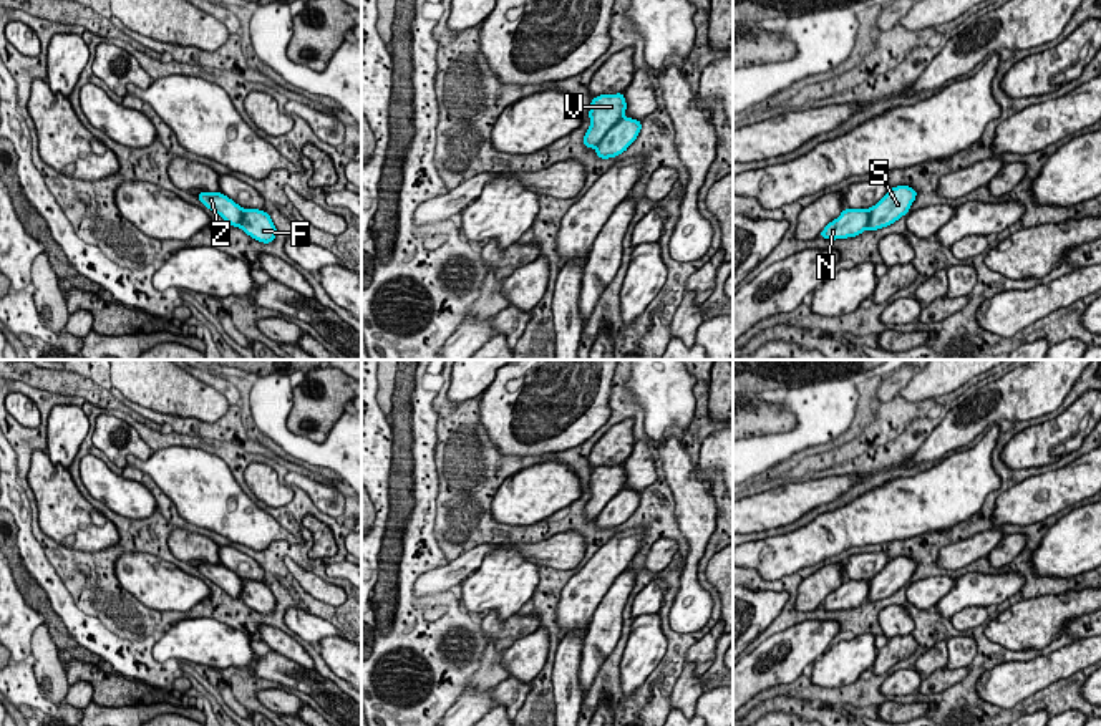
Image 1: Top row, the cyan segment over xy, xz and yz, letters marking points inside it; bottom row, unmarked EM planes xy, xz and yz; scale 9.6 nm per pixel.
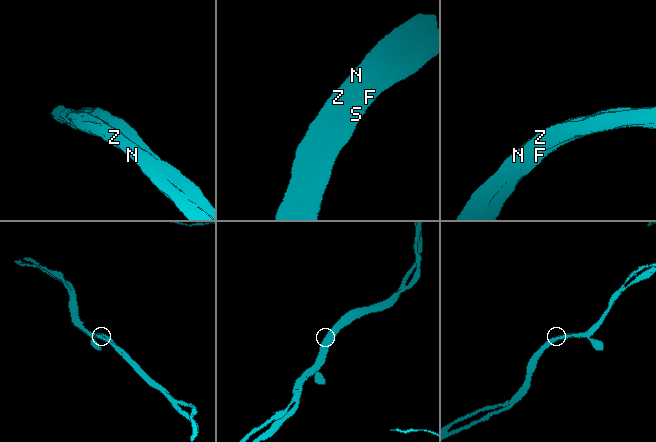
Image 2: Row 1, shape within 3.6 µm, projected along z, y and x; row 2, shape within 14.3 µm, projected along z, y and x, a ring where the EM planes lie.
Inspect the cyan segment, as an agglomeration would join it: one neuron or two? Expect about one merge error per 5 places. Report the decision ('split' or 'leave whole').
split

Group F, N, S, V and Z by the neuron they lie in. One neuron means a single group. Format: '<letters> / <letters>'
F S / N V Z

